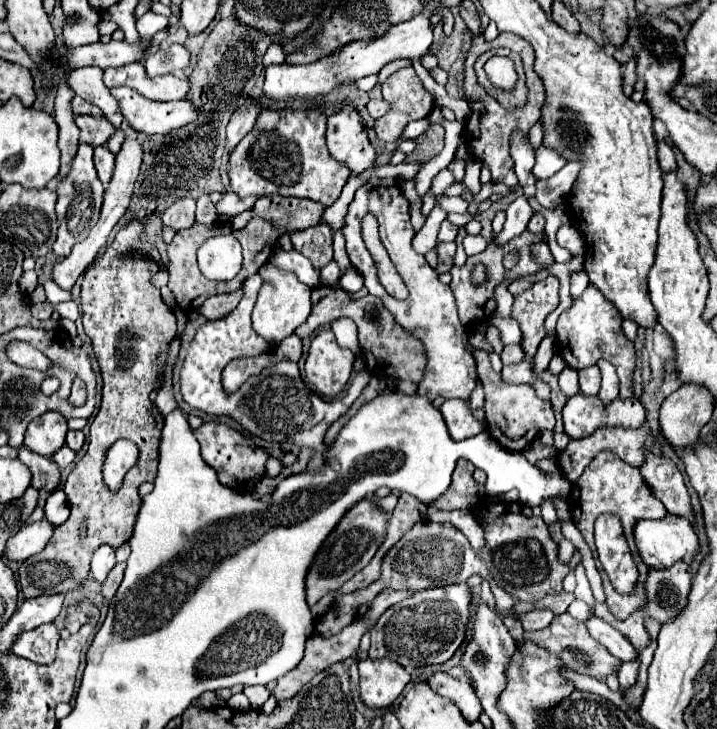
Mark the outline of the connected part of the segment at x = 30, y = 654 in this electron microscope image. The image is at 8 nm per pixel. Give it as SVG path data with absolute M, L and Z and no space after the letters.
M45 624L33 632L21 634L13 644L13 652L19 658L27 658L35 664L51 664L55 660L55 650L59 642L59 630L55 624Z

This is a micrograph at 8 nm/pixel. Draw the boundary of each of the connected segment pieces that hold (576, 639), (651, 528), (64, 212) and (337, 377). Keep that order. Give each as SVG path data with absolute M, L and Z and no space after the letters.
M567 612L561 614L561 616L555 616L553 622L551 622L551 626L547 626L543 630L525 632L523 638L529 638L533 644L549 650L551 654L557 654L565 662L565 668L575 670L579 674L587 674L587 676L599 681L605 681L609 674L618 672L619 668L621 668L621 660L617 660L615 656L611 656L605 646L601 646L595 638L591 638L591 634L587 632L585 624L581 620L575 620Z
M671 514L657 522L637 522L635 540L643 562L655 570L671 568L675 562L699 554L699 538L693 526Z
M79 144L79 150L71 162L71 170L65 178L59 180L57 186L57 222L59 222L59 232L57 232L57 240L53 244L53 250L57 256L67 256L71 252L71 248L81 242L89 230L97 224L99 220L99 212L101 212L101 204L103 204L103 184L97 178L97 170L93 166L93 146L89 144Z
M321 330L311 342L305 362L307 382L323 396L337 396L351 376L353 362L355 354L341 348L331 330Z

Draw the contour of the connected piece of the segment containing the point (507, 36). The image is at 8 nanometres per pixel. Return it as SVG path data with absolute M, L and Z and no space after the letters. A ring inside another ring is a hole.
M501 32L498 37L491 41L485 42L483 38L477 38L477 42L473 42L471 50L469 50L469 56L465 60L465 98L469 100L469 106L471 106L471 116L465 124L467 128L467 142L473 150L473 156L477 160L481 160L483 164L489 166L491 174L493 174L493 182L513 182L515 180L515 170L513 170L513 158L509 154L509 136L515 128L519 128L521 132L529 132L529 128L537 122L537 118L541 116L541 107L545 100L545 90L543 82L539 79L539 76L535 74L533 70L533 48L521 40L521 36L517 34L511 34L511 32ZM487 48L509 48L517 54L521 54L523 58L523 64L525 67L525 74L527 78L528 87L528 99L523 108L515 108L515 110L505 110L493 96L489 96L485 92L483 86L479 86L477 82L477 76L475 76L475 70L473 70L473 64L477 62L477 58L487 50Z

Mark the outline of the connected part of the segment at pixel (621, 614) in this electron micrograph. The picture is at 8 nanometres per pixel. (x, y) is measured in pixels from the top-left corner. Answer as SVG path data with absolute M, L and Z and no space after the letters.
M600 568L603 588L605 588L605 596L607 596L607 606L613 612L615 618L625 620L629 614L633 614L635 610L639 610L641 606L645 606L647 596L645 596L645 586L641 582L637 582L637 592L629 594L629 596L619 596L619 593L613 588L613 585L607 579L606 573Z

